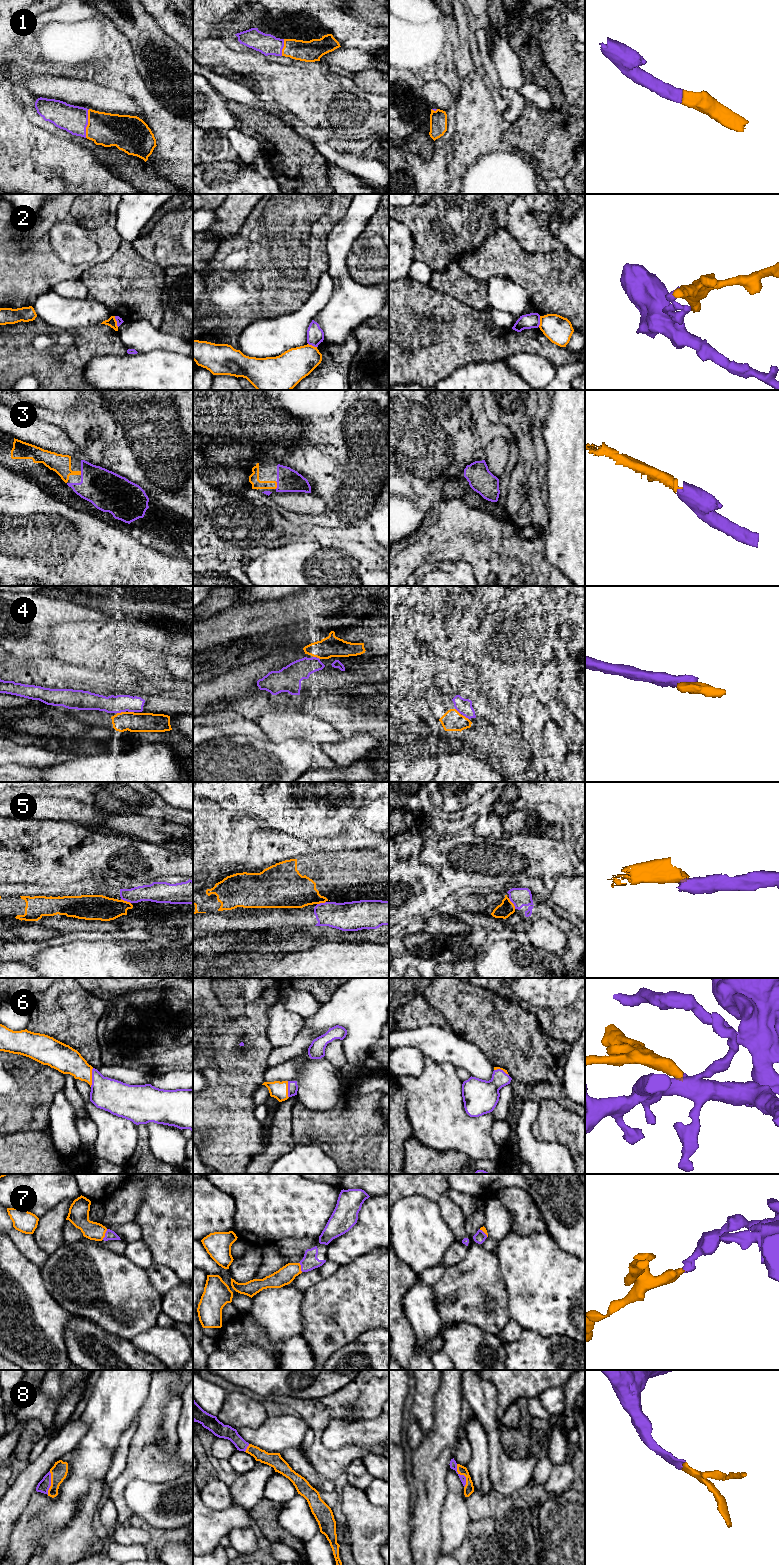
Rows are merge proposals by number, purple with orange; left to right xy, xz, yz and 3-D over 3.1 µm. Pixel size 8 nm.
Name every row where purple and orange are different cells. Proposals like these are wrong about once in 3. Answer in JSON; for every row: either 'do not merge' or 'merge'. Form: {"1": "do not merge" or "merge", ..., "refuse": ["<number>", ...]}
{"1": "merge", "2": "do not merge", "3": "merge", "4": "do not merge", "5": "do not merge", "6": "merge", "7": "merge", "8": "merge", "refuse": ["2", "4", "5"]}

